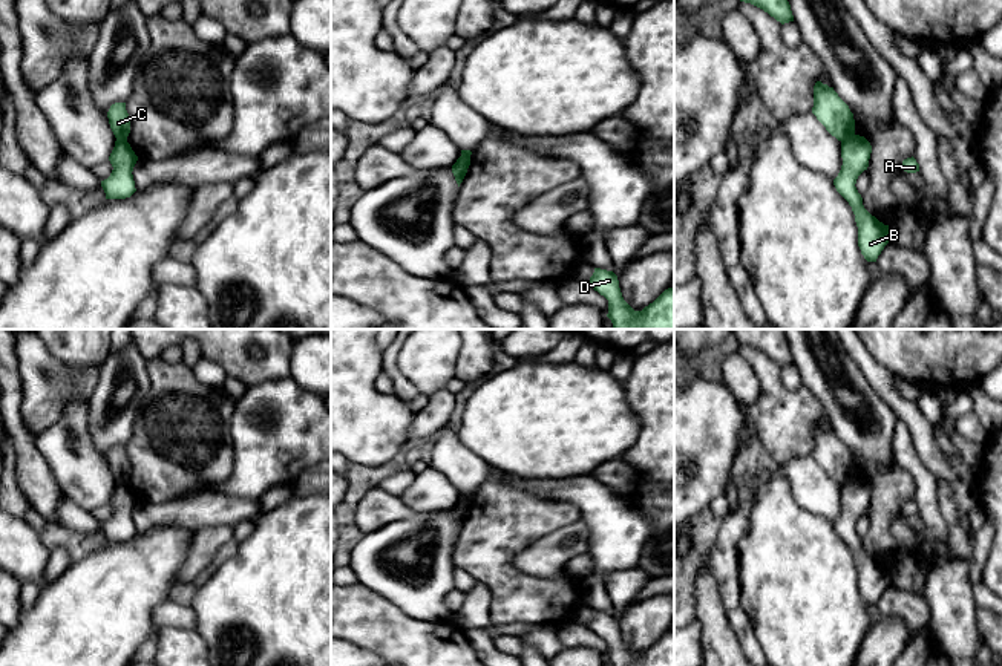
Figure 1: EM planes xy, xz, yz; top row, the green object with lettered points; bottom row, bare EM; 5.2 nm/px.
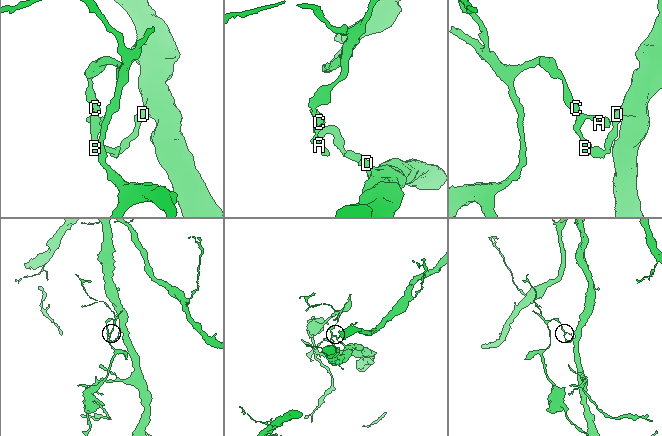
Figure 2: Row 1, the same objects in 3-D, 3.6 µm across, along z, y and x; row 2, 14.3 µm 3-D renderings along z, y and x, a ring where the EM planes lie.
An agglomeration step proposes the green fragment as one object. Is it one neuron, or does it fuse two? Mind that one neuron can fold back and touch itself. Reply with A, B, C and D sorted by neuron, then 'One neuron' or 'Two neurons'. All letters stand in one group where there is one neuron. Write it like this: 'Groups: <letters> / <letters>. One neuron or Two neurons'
Groups: A B D / C. Two neurons

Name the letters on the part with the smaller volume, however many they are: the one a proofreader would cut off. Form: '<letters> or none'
C

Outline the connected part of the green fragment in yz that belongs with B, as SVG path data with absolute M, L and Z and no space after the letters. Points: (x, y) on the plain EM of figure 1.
M853 476L843 482L843 508L833 528L852 550L861 597L867 605L876 605L884 589L892 583L889 568L879 565L864 551L863 540L855 530L858 519L869 510L870 496L872 488L864 479Z

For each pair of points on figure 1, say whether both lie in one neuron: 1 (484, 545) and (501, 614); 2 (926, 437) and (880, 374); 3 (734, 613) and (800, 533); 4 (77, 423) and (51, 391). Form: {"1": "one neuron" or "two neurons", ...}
{"1": "one neuron", "2": "one neuron", "3": "two neurons", "4": "two neurons"}

